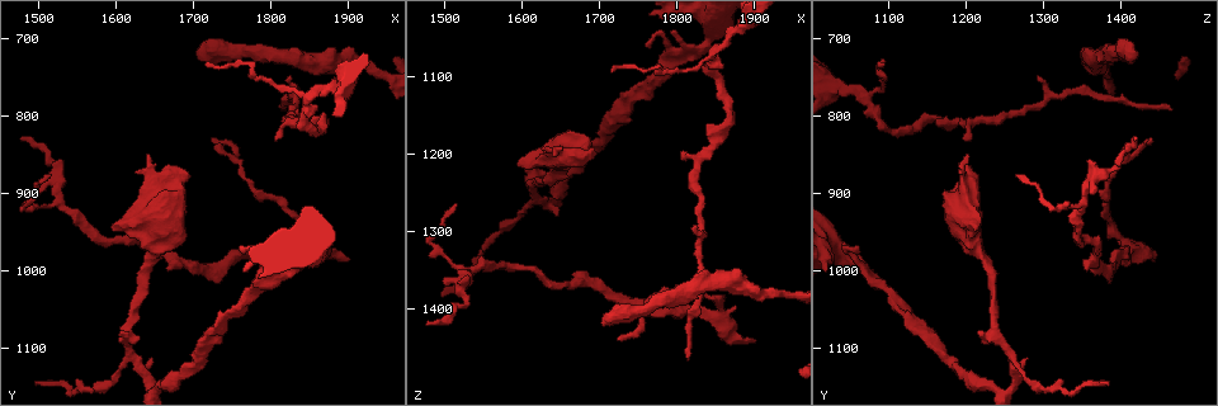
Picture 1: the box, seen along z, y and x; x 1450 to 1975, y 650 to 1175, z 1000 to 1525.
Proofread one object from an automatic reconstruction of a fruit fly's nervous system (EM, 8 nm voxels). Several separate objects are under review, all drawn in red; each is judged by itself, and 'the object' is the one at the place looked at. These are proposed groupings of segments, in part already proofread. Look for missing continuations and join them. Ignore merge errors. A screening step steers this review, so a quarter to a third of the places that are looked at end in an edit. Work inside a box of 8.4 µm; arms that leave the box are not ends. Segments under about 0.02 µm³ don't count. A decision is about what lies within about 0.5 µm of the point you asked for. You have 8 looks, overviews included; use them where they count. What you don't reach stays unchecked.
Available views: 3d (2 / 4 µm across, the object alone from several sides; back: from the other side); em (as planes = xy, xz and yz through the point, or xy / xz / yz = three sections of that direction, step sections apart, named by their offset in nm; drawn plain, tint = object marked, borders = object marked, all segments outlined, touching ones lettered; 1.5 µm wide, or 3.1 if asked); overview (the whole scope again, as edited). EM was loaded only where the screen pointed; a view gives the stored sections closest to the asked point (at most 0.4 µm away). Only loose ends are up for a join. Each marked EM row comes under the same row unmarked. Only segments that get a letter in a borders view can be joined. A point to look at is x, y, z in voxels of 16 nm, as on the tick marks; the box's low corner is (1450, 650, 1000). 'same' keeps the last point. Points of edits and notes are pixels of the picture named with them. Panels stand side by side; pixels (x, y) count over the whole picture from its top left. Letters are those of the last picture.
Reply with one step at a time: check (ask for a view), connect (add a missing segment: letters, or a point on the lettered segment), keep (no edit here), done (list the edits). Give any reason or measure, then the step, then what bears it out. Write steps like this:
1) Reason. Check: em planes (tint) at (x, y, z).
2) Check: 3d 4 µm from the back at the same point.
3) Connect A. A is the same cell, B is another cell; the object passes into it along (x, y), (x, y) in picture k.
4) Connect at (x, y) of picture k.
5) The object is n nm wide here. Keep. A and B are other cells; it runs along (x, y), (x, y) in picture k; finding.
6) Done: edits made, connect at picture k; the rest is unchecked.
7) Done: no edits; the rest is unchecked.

An open end. Check: em planes (borders) at (1515, 875, 1270).

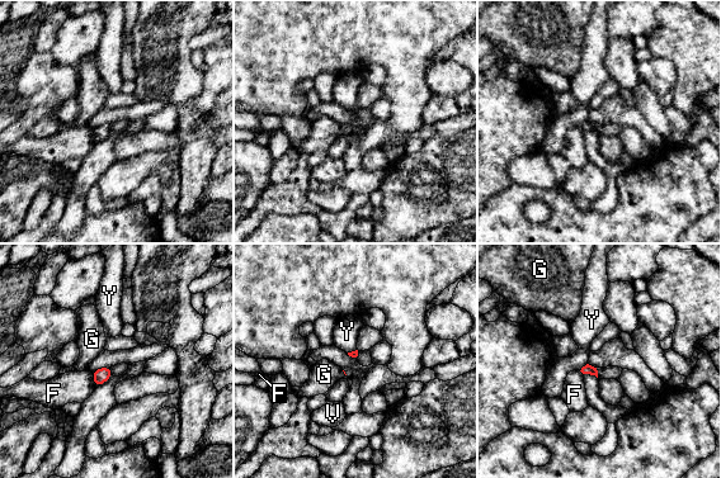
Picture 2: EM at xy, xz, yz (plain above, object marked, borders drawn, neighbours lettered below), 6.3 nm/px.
The longest contact is with F, 100 nm. Keep. F, G, V and Y are other cells; no lettered segment goes on from it.

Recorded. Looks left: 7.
An open end. Check: 3d 2 µm at (1715, 730, 1090).

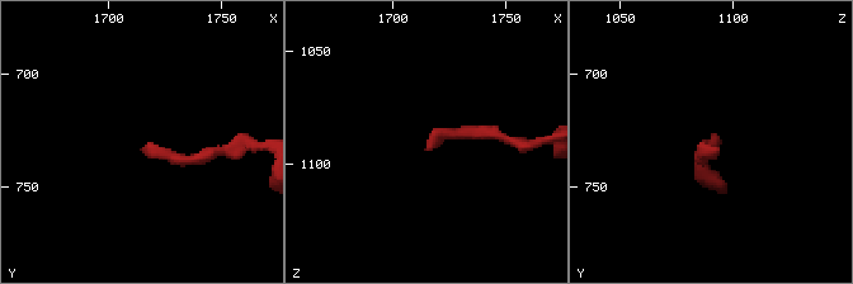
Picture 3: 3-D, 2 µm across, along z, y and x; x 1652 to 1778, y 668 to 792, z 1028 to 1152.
Now the EM. Check: em planes (borders) at (1715, 732, 1092).

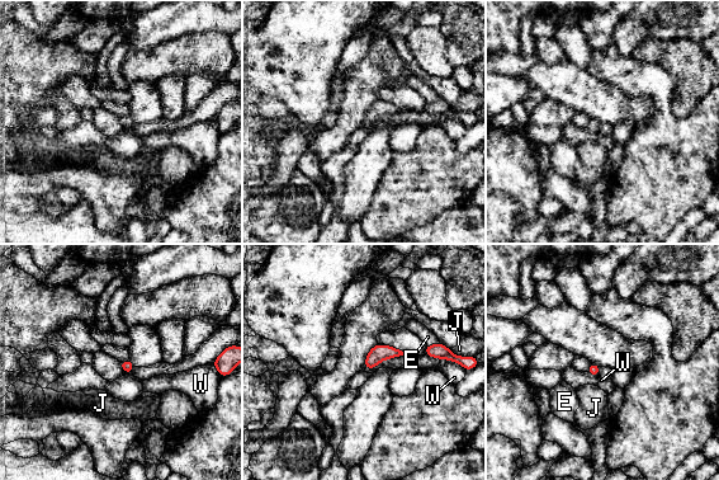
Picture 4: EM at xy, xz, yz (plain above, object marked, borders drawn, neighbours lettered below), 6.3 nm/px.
The object is 80 nm wide here. Keep. E, J and W are other cells; a border runs along (440, 358), (446, 358), (452, 362) in picture 4; none of them fits.

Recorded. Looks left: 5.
End of a long branch. Check: 3d 4 µm from the back at (1705, 720, 1420).

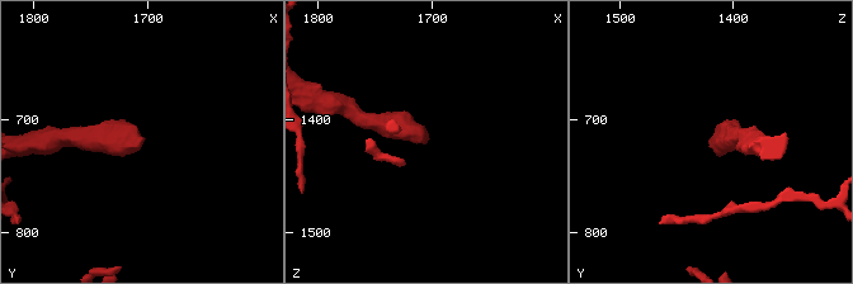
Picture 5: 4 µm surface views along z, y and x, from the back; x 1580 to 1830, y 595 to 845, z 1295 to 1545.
Shape alone is not enough. Check: em yz step 4 (borders) at (1704, 716, 1418).

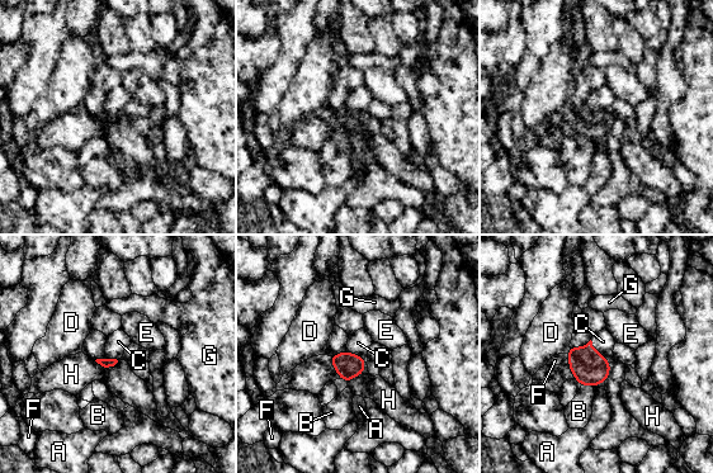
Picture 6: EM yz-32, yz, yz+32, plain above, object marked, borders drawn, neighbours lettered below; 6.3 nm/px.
Connect C. C is the same cell, A, B, D, E, F, G and H are other cells; the object passes into it along (589, 367), (598, 351), (603, 341) in picture 6; it goes on there.

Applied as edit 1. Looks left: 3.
Done: edits made, connect at picture 6; the rest is unchecked.

